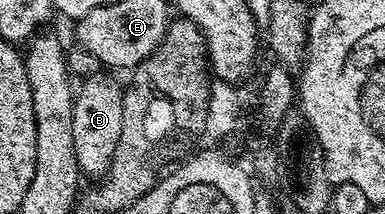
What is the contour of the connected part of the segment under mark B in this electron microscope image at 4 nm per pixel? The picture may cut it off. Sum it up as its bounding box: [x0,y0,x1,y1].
[72,73,126,176]

